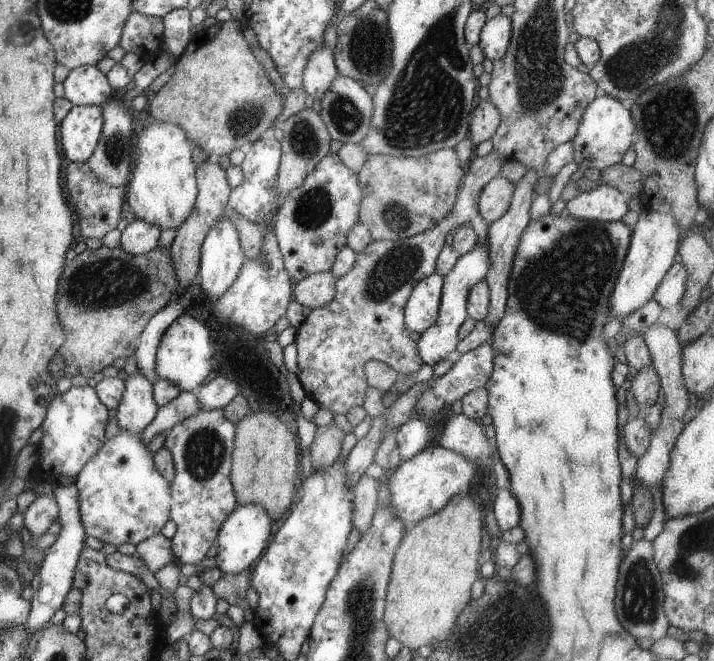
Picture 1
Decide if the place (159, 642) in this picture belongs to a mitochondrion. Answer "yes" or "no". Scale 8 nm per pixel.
no

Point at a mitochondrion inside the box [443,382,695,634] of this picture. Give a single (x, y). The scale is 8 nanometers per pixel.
(639, 599)

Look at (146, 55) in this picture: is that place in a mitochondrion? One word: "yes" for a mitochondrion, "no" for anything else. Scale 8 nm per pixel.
no

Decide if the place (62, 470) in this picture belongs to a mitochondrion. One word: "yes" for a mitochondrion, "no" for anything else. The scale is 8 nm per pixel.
no

